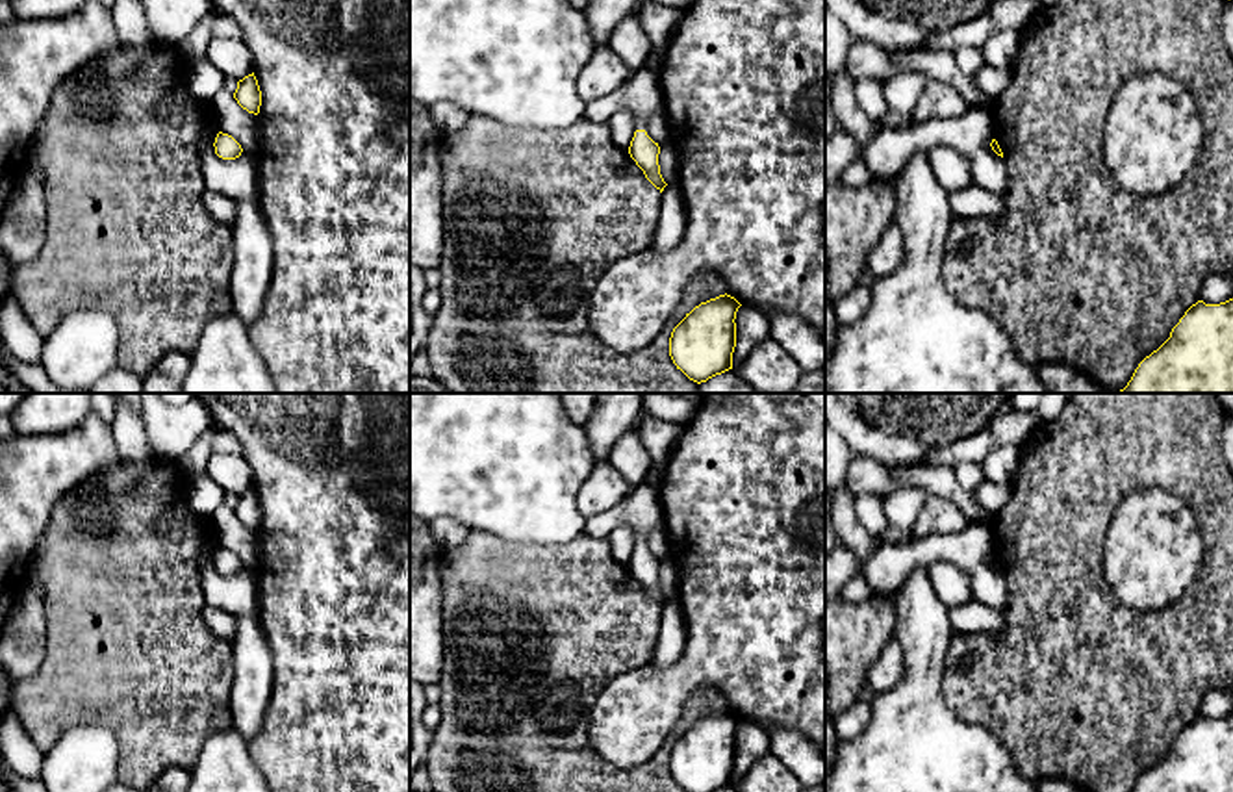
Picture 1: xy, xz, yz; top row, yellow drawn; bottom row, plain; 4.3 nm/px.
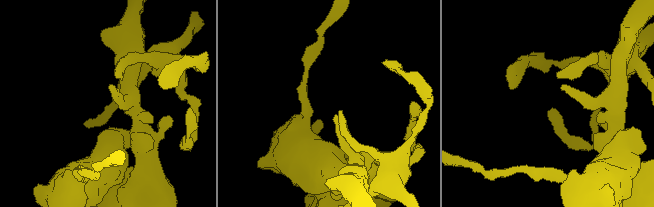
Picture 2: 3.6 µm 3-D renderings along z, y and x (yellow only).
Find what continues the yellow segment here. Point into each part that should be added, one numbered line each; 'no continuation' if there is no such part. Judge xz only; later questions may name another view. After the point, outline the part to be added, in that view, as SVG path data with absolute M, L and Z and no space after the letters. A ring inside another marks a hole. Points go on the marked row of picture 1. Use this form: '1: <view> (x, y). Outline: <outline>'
1: xz (642, 95). Outline: M647 63L617 91L588 102L584 117L595 122L606 122L619 109L629 109L634 115L638 130L645 130L653 113L664 111L660 76Z

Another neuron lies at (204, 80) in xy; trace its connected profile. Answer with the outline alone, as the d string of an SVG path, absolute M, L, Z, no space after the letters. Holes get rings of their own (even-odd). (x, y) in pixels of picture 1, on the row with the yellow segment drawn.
M206 57L191 61L185 76L189 93L206 104L210 104L211 98L224 87L226 80L226 76Z

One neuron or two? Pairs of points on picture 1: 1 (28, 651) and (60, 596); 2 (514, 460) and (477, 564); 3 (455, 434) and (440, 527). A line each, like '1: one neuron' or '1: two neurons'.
1: two neurons
2: two neurons
3: two neurons

